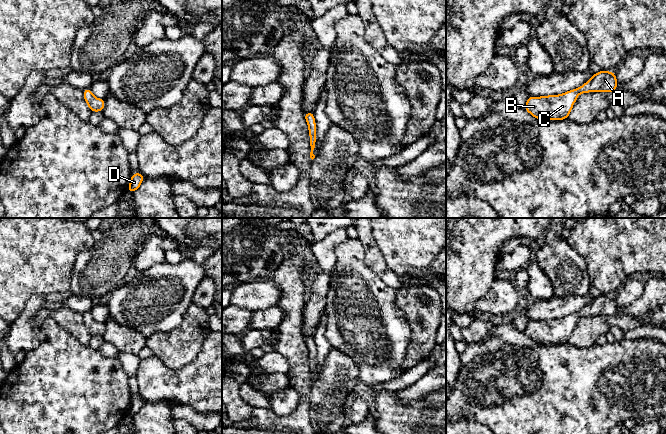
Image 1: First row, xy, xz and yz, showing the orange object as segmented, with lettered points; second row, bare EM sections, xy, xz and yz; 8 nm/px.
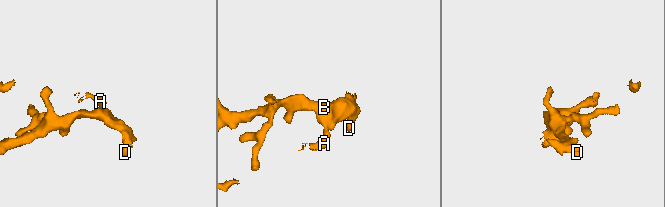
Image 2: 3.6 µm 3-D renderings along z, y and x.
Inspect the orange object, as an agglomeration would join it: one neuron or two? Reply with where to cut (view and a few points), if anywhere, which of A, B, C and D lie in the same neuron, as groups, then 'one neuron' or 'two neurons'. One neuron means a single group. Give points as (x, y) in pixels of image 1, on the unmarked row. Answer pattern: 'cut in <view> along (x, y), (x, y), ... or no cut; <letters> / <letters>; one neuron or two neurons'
no cut; A B C D; one neuron

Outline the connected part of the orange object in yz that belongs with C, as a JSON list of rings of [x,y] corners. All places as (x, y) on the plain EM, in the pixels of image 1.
[[[601,294],[581,311],[562,317],[528,322],[524,333],[539,344],[563,344],[569,341],[579,318],[588,316],[613,316],[617,313],[617,303],[613,295]]]

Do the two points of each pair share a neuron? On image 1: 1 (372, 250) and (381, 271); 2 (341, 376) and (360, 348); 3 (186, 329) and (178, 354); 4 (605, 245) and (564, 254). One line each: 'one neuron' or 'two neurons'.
1: one neuron
2: two neurons
3: one neuron
4: two neurons

